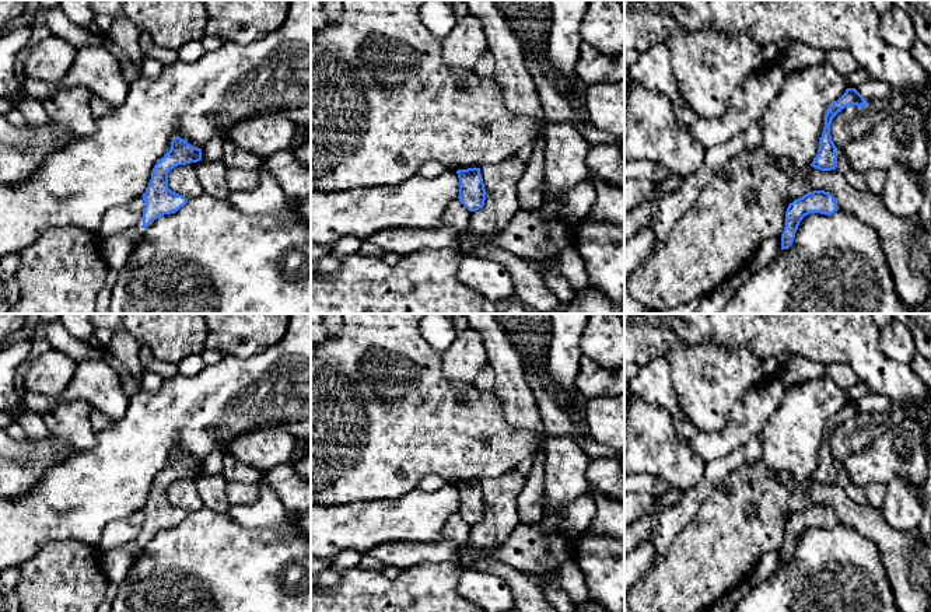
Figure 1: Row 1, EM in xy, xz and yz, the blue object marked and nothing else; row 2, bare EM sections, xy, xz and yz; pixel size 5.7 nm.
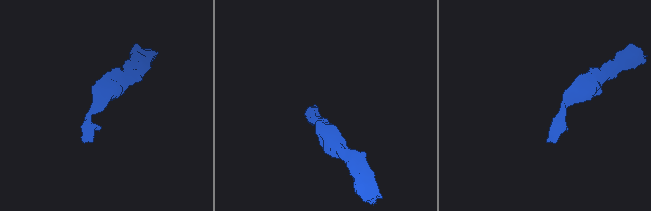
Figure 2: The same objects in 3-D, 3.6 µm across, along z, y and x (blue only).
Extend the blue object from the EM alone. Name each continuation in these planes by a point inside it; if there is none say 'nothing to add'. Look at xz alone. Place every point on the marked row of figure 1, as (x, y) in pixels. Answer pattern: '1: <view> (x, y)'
nothing to add

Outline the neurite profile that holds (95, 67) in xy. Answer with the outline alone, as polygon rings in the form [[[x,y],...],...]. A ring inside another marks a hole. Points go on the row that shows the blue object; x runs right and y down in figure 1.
[[[87,45],[76,49],[73,64],[57,88],[84,85],[106,101],[112,108],[120,106],[129,92],[119,60],[105,48]]]

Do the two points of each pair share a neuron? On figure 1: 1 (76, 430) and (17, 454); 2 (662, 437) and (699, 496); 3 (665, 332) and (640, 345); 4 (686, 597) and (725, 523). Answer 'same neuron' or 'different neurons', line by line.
1: same neuron
2: different neurons
3: same neuron
4: same neuron

